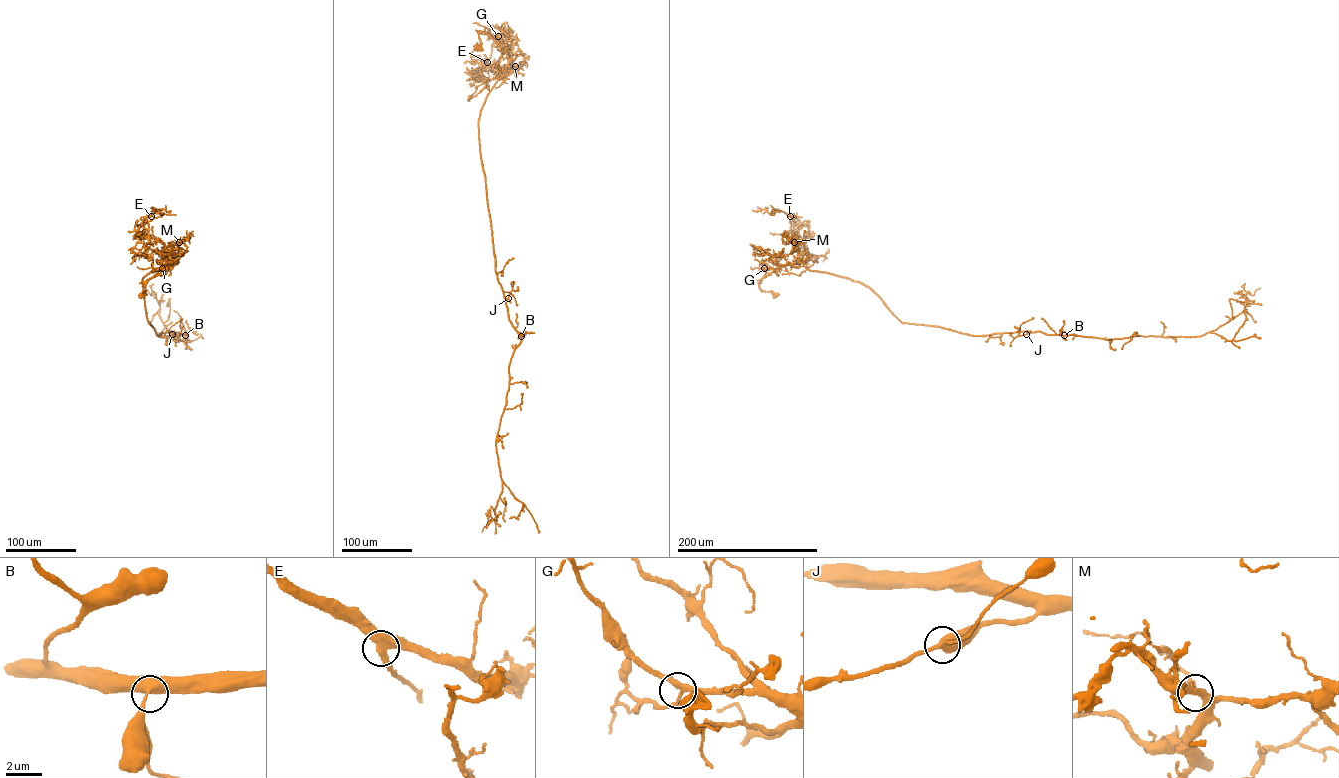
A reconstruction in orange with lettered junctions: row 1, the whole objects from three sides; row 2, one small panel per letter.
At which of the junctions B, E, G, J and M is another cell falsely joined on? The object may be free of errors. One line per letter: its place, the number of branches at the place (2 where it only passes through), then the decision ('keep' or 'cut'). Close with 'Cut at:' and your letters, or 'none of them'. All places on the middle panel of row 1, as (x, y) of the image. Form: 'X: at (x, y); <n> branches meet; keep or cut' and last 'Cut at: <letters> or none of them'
B: at (521, 336); 2 branches meet; keep
E: at (487, 62); 3 branches meet; cut
G: at (498, 36); 3 branches meet; keep
J: at (508, 298); 3 branches meet; keep
M: at (515, 66); 3 branches meet; keep
Cut at: E

